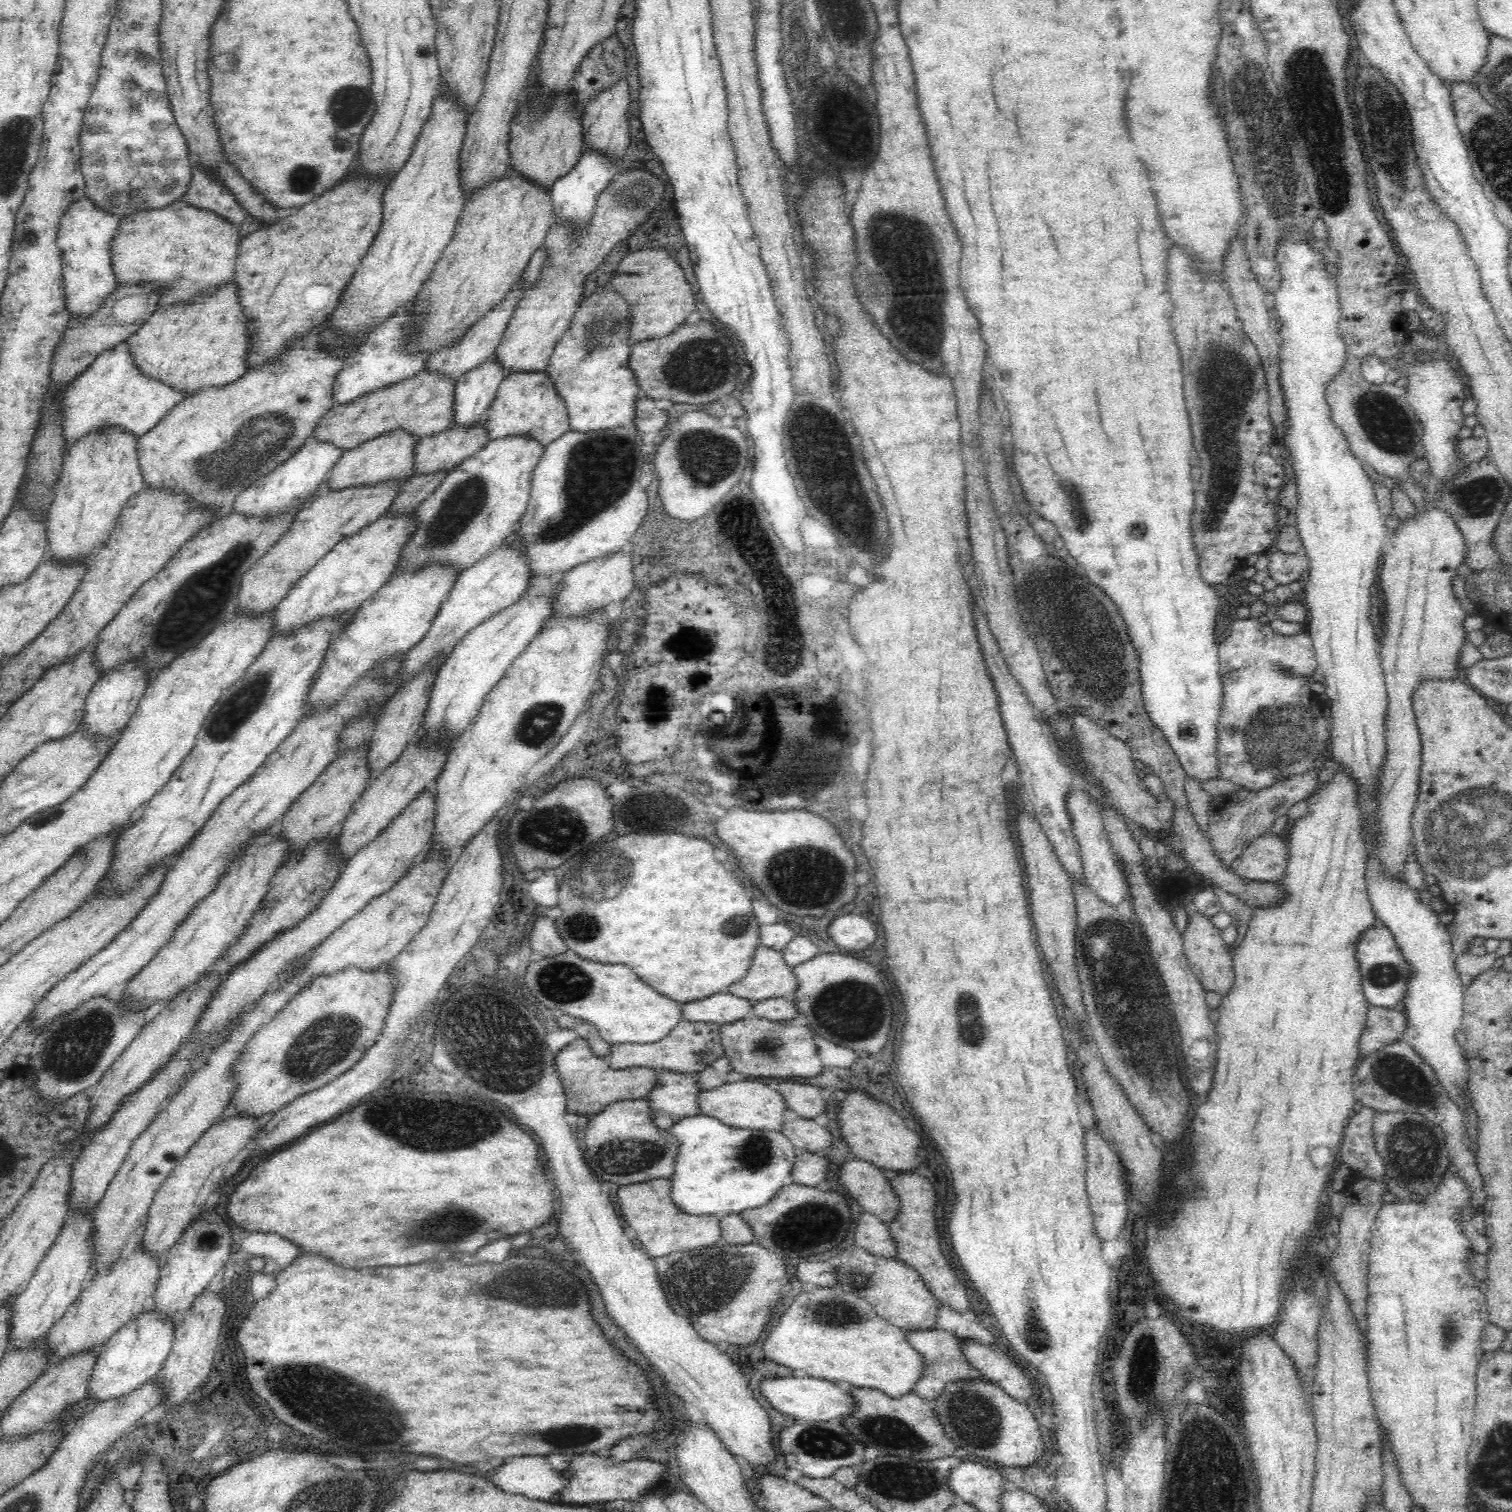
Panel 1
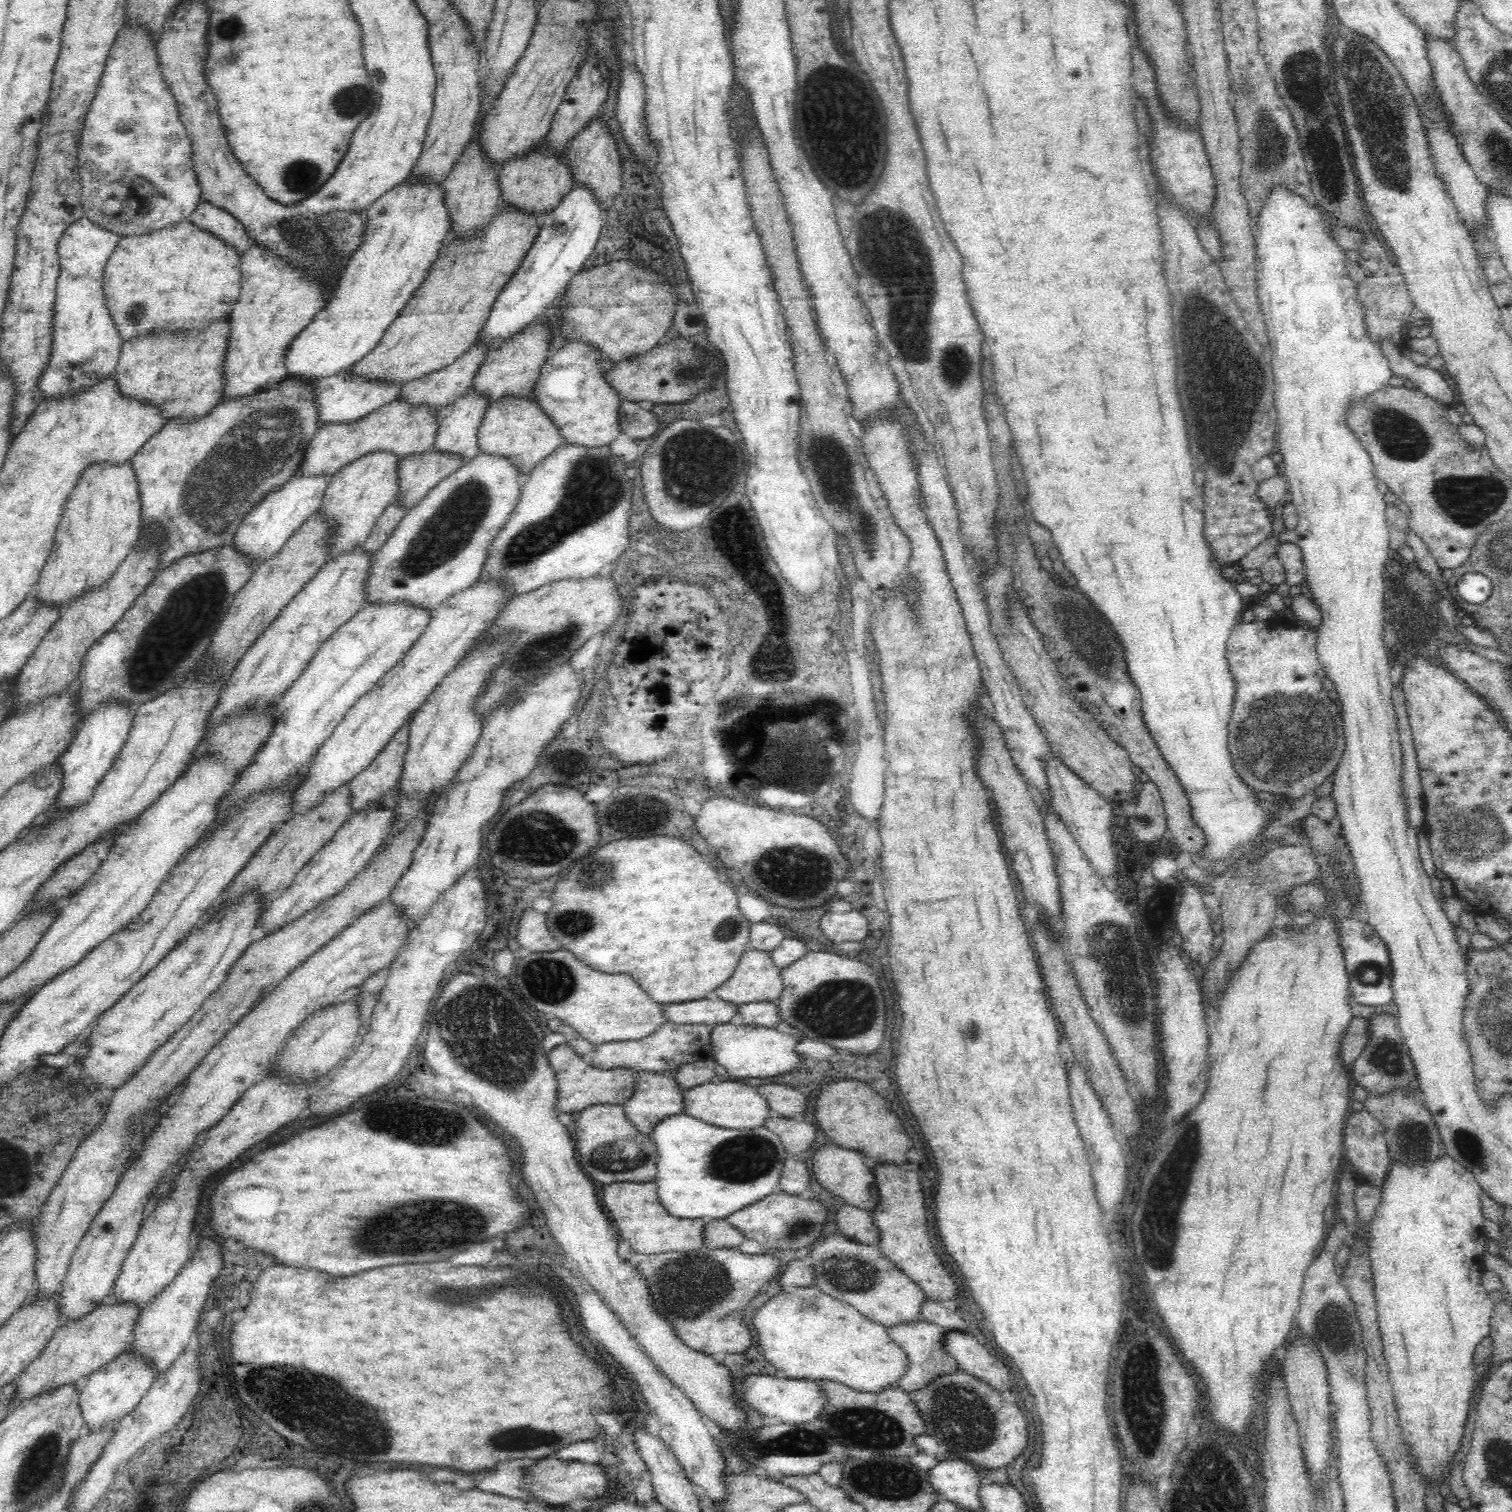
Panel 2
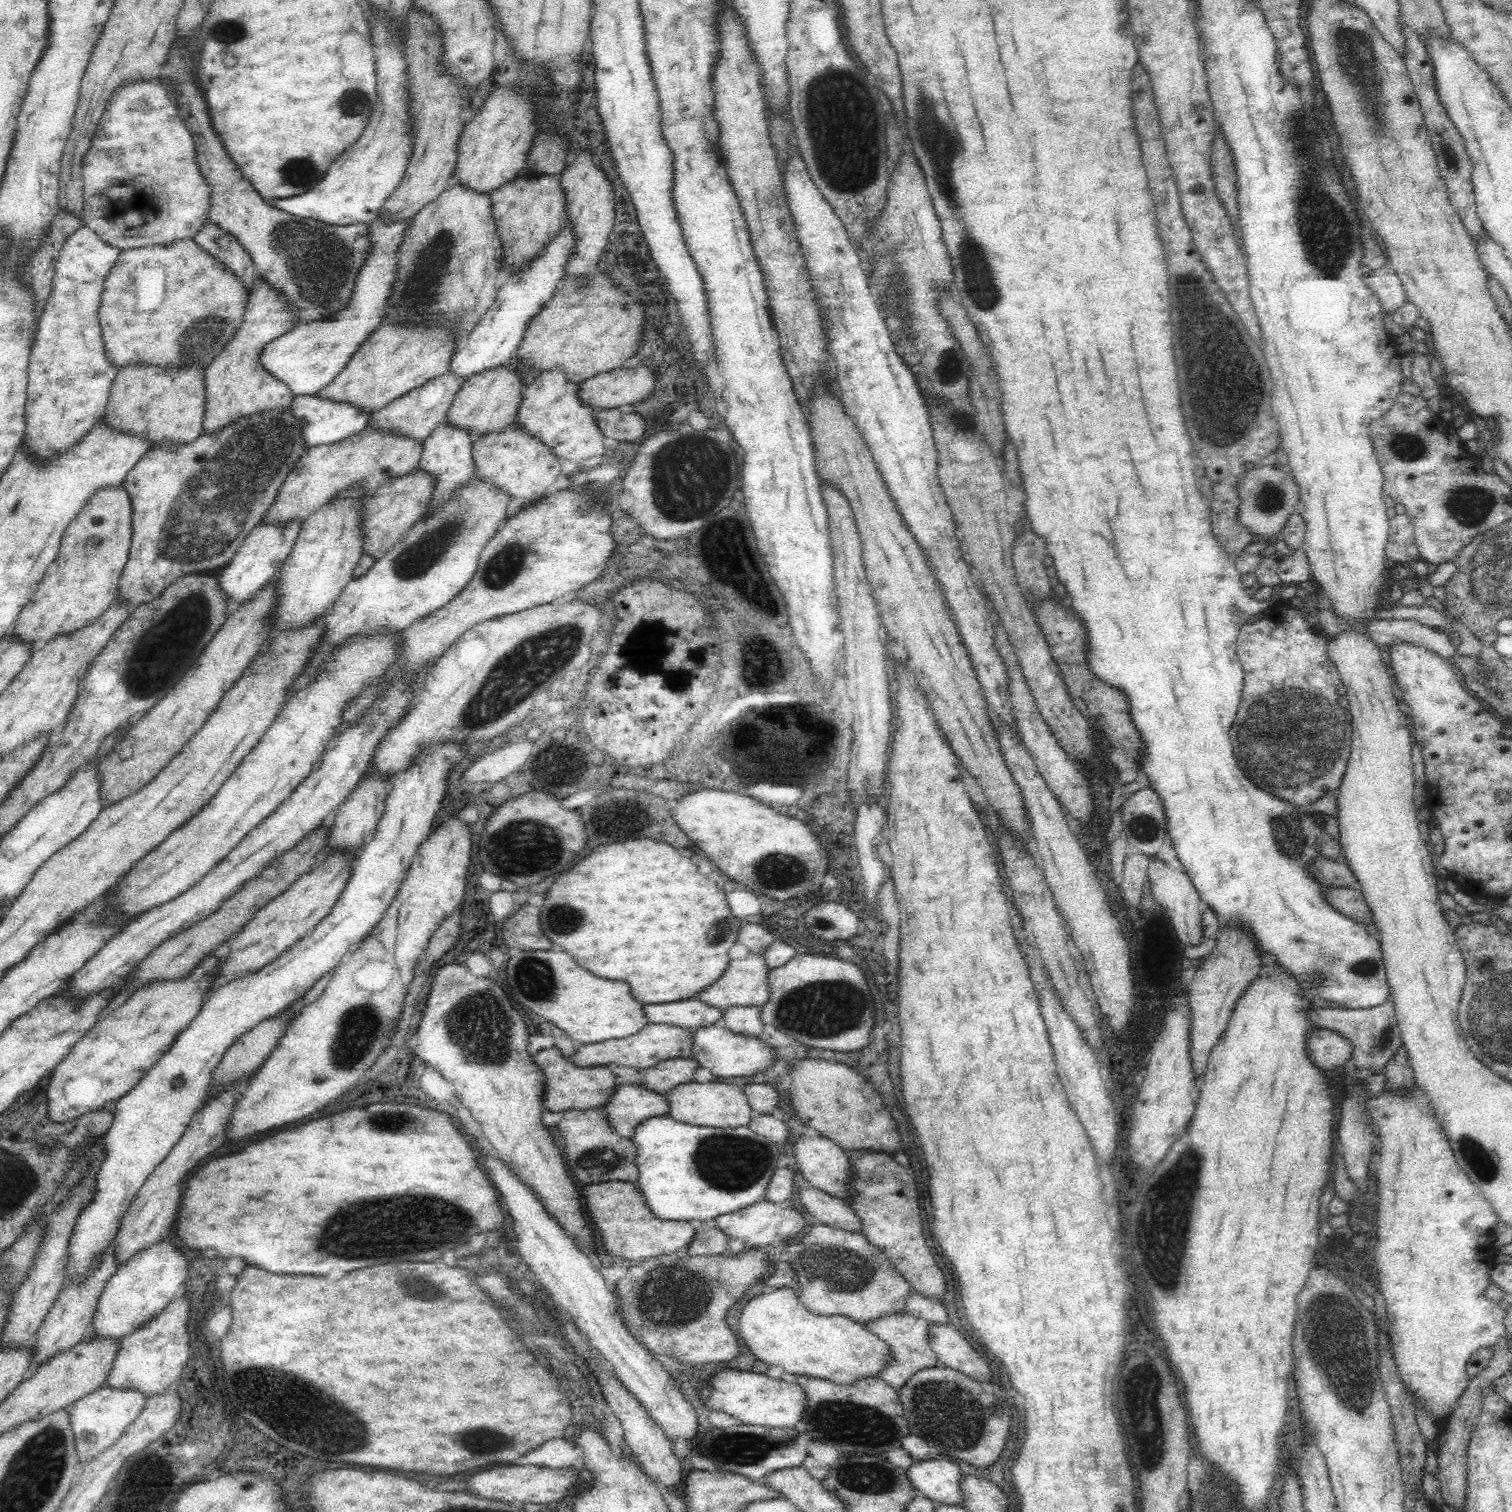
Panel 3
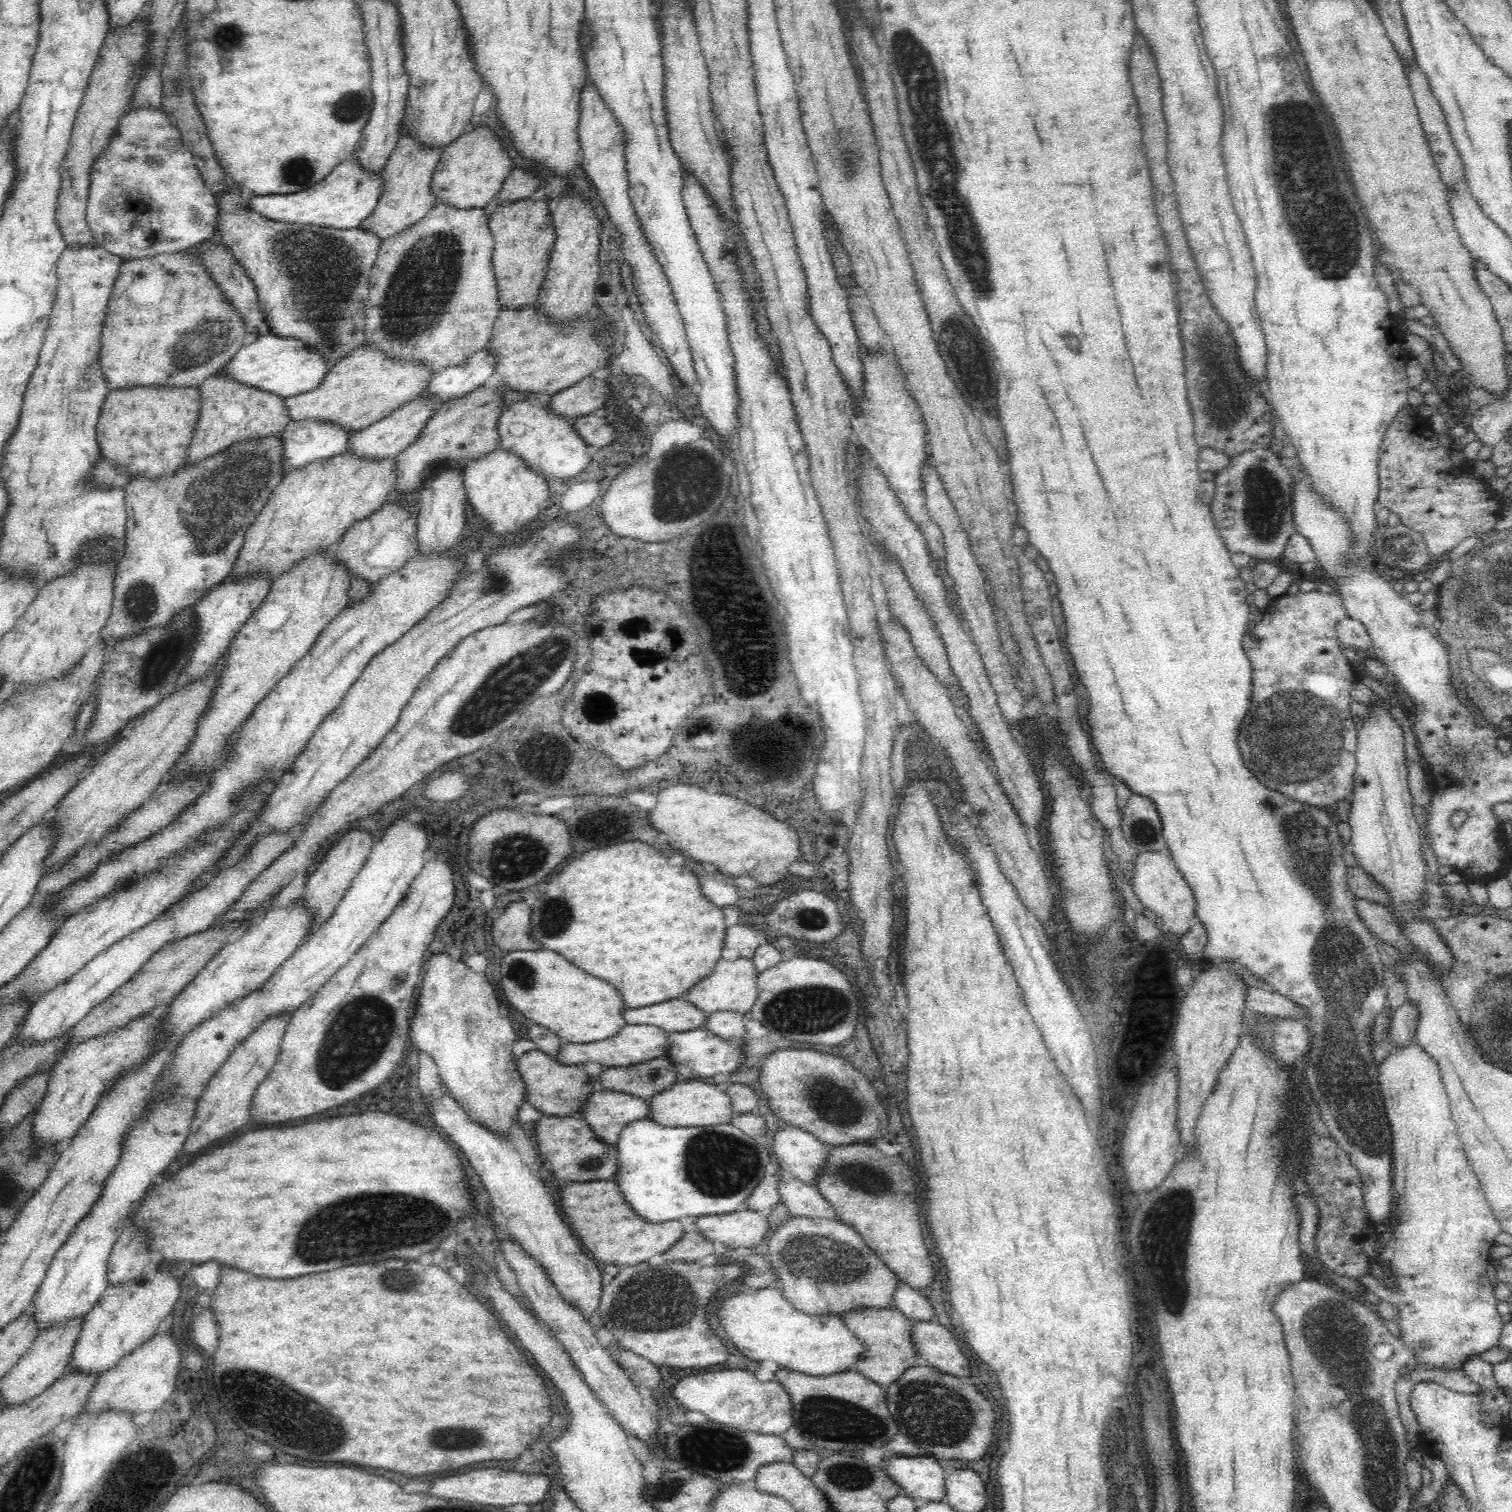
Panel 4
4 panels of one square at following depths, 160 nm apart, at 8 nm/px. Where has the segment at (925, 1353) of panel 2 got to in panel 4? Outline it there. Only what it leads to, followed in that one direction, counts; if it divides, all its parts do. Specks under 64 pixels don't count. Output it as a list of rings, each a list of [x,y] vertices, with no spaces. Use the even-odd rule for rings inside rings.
[[[854,1306],[840,1314],[844,1327],[856,1336],[865,1346],[864,1353],[860,1361],[854,1362],[850,1366],[850,1371],[856,1371],[866,1378],[886,1388],[892,1385],[906,1370],[906,1368],[917,1366],[920,1363],[915,1354],[915,1347],[912,1343],[912,1330],[914,1322],[904,1313],[892,1307],[888,1308],[868,1308],[864,1306]]]

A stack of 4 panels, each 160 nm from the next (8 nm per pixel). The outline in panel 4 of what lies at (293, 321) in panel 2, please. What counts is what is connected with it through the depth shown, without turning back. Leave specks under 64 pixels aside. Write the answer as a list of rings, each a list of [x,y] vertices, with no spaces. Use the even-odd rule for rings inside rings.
[[[220,371],[211,375],[198,388],[201,393],[199,419],[192,440],[188,444],[186,458],[182,460],[178,469],[191,467],[236,443],[281,436],[291,422],[288,409],[284,407],[284,399],[280,396],[243,386],[226,376],[221,376]]]

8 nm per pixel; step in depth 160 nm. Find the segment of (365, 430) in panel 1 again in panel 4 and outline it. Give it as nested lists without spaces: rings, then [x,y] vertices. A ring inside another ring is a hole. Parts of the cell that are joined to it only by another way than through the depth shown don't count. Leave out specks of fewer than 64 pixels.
[[[344,451],[332,458],[314,461],[304,468],[289,472],[272,491],[268,503],[248,527],[242,548],[238,550],[229,576],[232,579],[243,579],[258,575],[266,577],[272,586],[278,577],[289,573],[306,557],[320,551],[326,553],[333,550],[352,523],[368,518],[369,514],[386,504],[392,488],[397,485],[394,468],[396,468],[394,457],[368,461]]]

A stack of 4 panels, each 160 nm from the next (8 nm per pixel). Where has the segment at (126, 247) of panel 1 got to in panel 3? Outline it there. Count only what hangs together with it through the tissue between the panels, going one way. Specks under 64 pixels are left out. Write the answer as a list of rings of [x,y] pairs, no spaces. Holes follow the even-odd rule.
[[[193,238],[177,240],[169,245],[152,245],[135,249],[126,249],[118,255],[117,261],[110,269],[105,280],[104,290],[101,294],[99,306],[99,321],[102,333],[102,345],[106,359],[117,371],[126,370],[128,366],[156,366],[156,367],[204,367],[210,365],[214,359],[224,350],[228,341],[240,328],[245,313],[249,294],[240,283],[240,279],[232,271],[226,269],[222,263],[218,263],[208,251],[198,247]]]

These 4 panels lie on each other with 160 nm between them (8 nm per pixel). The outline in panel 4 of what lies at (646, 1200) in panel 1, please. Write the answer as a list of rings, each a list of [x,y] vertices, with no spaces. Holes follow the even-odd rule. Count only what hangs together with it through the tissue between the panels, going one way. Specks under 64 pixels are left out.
[[[588,1181],[588,1182],[565,1182],[560,1190],[560,1208],[562,1214],[568,1218],[568,1226],[574,1236],[580,1236],[580,1244],[583,1250],[588,1253],[601,1266],[605,1264],[614,1264],[617,1266],[634,1266],[639,1262],[644,1262],[656,1254],[666,1252],[678,1238],[684,1233],[682,1223],[678,1220],[666,1222],[648,1222],[638,1216],[632,1210],[632,1207],[624,1201],[618,1185],[614,1181]]]

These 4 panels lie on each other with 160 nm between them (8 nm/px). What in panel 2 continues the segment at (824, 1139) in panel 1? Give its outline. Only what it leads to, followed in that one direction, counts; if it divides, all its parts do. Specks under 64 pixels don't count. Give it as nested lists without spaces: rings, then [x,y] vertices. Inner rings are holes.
[[[770,1114],[762,1126],[778,1135],[787,1152],[791,1153],[806,1151],[812,1146],[816,1136],[816,1128],[812,1126],[812,1123],[808,1123],[808,1120],[797,1122]]]

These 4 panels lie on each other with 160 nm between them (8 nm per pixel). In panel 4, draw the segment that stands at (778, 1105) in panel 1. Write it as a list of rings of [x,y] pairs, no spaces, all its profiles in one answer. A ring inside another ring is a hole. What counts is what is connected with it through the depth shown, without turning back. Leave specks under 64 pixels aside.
[[[685,1080],[658,1092],[648,1100],[650,1114],[647,1118],[668,1127],[707,1127],[730,1122],[734,1115],[730,1097],[724,1091],[704,1082]]]

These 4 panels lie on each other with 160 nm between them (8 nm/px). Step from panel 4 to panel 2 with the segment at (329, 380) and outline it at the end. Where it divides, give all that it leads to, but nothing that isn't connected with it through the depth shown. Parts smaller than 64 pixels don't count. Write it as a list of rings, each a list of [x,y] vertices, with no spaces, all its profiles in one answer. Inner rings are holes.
[[[503,207],[474,239],[454,239],[442,248],[398,318],[384,330],[374,350],[350,368],[349,376],[404,386],[454,364],[476,343],[496,296],[536,240],[540,219],[520,209]]]

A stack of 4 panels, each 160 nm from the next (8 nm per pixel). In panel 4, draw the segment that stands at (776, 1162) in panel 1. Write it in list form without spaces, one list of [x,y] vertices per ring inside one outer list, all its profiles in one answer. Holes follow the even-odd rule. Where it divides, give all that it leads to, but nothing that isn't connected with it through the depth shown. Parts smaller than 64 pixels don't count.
[[[650,1118],[634,1120],[628,1122],[628,1124],[620,1130],[620,1134],[618,1134],[618,1142],[616,1142],[614,1146],[616,1148],[616,1153],[618,1153],[618,1158],[616,1158],[616,1174],[614,1174],[610,1180],[618,1185],[618,1189],[620,1189],[622,1197],[624,1197],[624,1201],[632,1207],[634,1213],[642,1217],[642,1219],[653,1223],[678,1220],[683,1216],[700,1217],[736,1212],[742,1208],[744,1200],[752,1194],[752,1190],[754,1190],[764,1178],[764,1174],[766,1174],[766,1166],[768,1166],[770,1162],[774,1163],[773,1157],[771,1156],[770,1145],[768,1143],[761,1138],[749,1137],[742,1133],[740,1129],[730,1125],[730,1123],[707,1127],[668,1127],[662,1126],[652,1121]]]

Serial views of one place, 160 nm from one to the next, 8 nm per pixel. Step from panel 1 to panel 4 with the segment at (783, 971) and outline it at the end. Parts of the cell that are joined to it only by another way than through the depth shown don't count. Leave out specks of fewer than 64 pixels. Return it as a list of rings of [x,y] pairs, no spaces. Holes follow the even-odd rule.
[[[722,957],[716,960],[714,968],[700,980],[696,982],[691,990],[688,990],[682,998],[703,1013],[715,1013],[718,1011],[732,1011],[737,1013],[749,1012],[754,1006],[758,995],[756,987],[756,976],[759,972],[754,967],[754,961],[747,958],[737,958],[735,960],[724,959]]]

